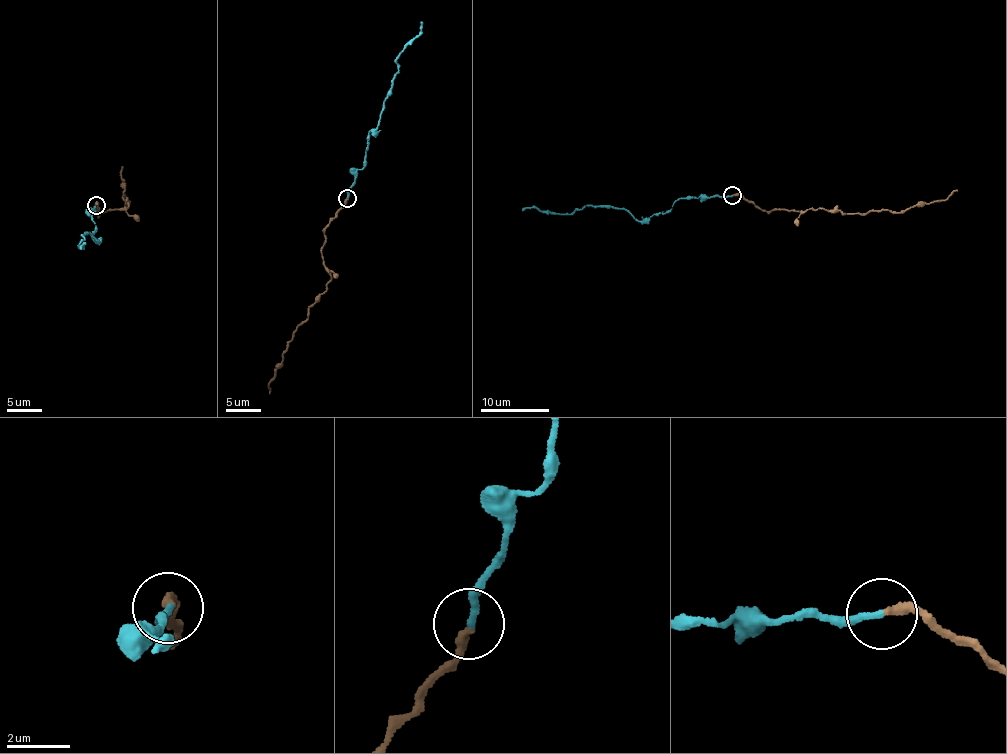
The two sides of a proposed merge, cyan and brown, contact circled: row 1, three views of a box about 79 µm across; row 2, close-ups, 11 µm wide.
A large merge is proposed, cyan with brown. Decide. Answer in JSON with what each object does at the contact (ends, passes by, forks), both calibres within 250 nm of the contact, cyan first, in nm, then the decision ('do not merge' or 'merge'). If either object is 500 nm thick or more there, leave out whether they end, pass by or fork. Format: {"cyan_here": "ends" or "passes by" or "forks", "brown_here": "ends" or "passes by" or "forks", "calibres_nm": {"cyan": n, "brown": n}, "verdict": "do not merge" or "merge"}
{"cyan_here": "ends", "brown_here": "ends", "calibres_nm": {"cyan": 200, "brown": 280}, "verdict": "merge"}

